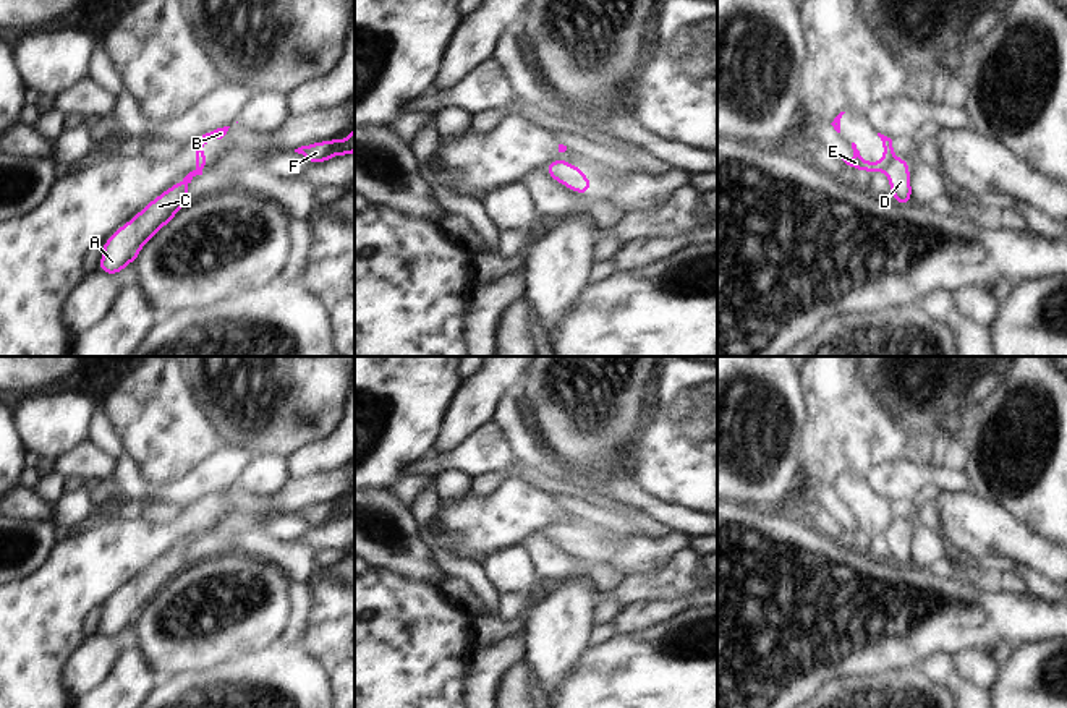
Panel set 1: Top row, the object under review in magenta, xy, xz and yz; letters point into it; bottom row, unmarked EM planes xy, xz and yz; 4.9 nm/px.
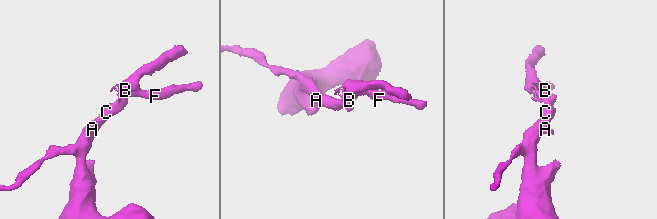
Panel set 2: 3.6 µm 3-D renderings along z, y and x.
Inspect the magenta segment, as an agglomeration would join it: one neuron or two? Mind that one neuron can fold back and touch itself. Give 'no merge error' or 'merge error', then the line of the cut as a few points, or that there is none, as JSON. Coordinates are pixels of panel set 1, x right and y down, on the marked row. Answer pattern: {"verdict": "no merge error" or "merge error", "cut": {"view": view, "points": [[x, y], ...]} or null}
{"verdict": "merge error", "cut": {"view": "yz", "points": [[894, 157], [883, 170]]}}

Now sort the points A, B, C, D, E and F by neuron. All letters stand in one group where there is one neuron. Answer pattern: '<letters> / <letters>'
A C D / B E F

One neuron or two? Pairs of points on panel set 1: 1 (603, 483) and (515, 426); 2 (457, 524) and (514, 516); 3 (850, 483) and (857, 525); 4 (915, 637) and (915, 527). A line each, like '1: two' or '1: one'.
1: one
2: one
3: one
4: two

